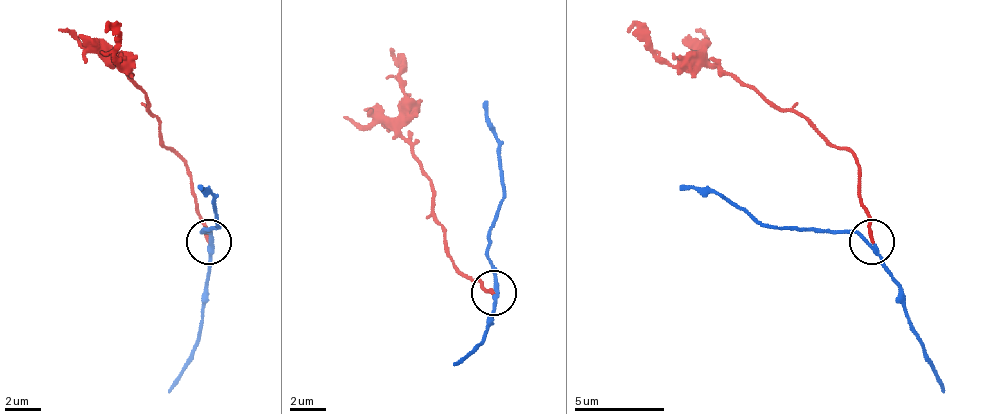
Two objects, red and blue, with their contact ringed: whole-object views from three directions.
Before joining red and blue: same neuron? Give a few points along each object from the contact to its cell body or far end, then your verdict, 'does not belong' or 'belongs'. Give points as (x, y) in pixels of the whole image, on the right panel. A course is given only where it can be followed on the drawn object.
course red (870, 243), (861, 170), (843, 148), (793, 112), (762, 98), (712, 67), (663, 62), (627, 26); course blue (870, 243), (834, 229), (766, 229), (730, 202), (681, 184); belongs

